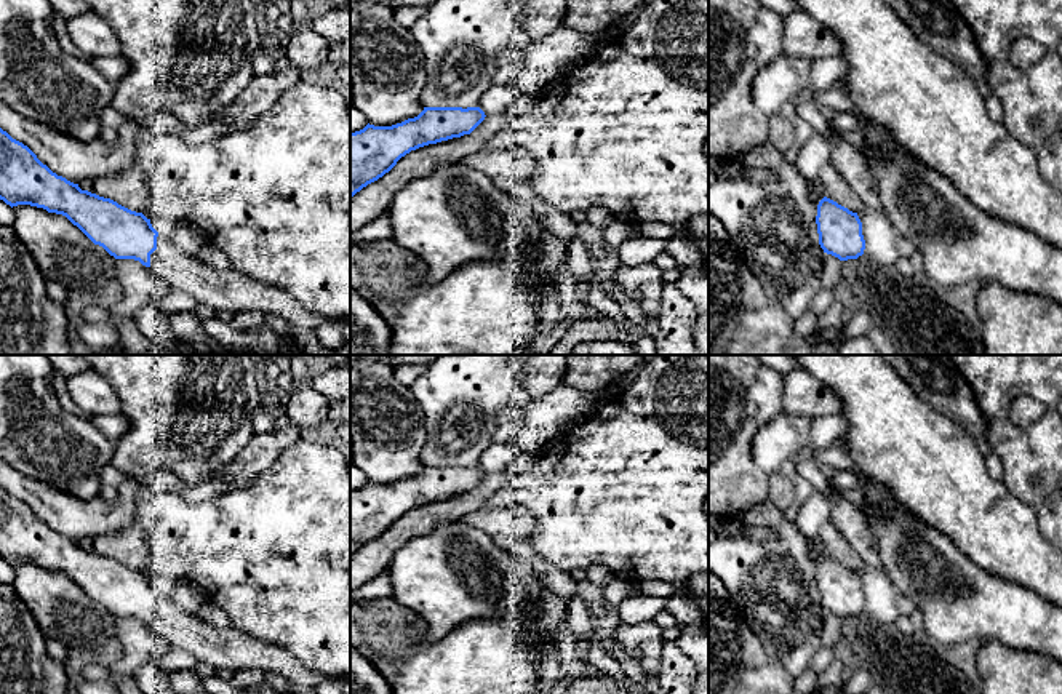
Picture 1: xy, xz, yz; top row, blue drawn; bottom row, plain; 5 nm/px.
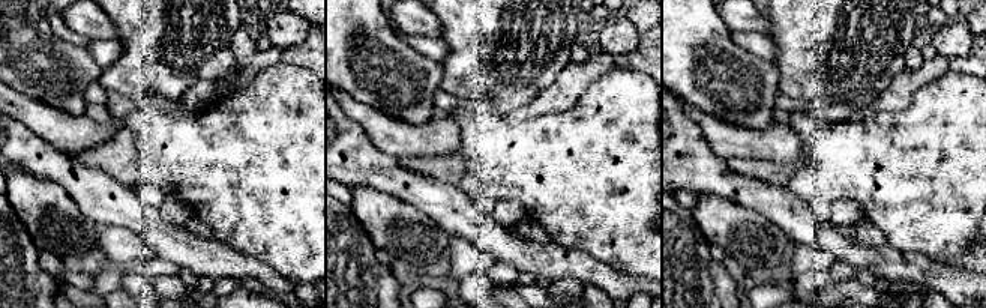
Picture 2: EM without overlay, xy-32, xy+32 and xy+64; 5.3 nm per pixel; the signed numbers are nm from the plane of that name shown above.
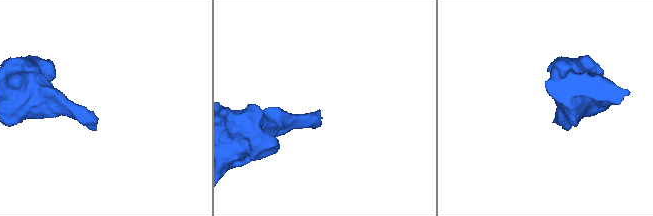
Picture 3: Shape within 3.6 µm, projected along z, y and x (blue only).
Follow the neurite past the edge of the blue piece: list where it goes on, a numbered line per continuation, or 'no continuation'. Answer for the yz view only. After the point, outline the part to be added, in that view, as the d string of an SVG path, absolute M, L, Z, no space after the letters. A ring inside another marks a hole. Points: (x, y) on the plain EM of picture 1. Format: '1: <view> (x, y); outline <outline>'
no continuation

